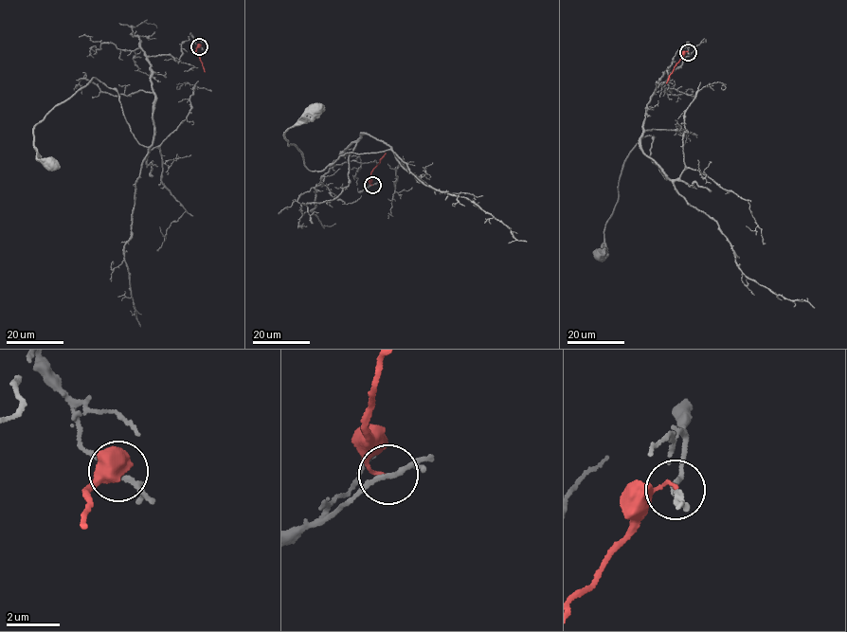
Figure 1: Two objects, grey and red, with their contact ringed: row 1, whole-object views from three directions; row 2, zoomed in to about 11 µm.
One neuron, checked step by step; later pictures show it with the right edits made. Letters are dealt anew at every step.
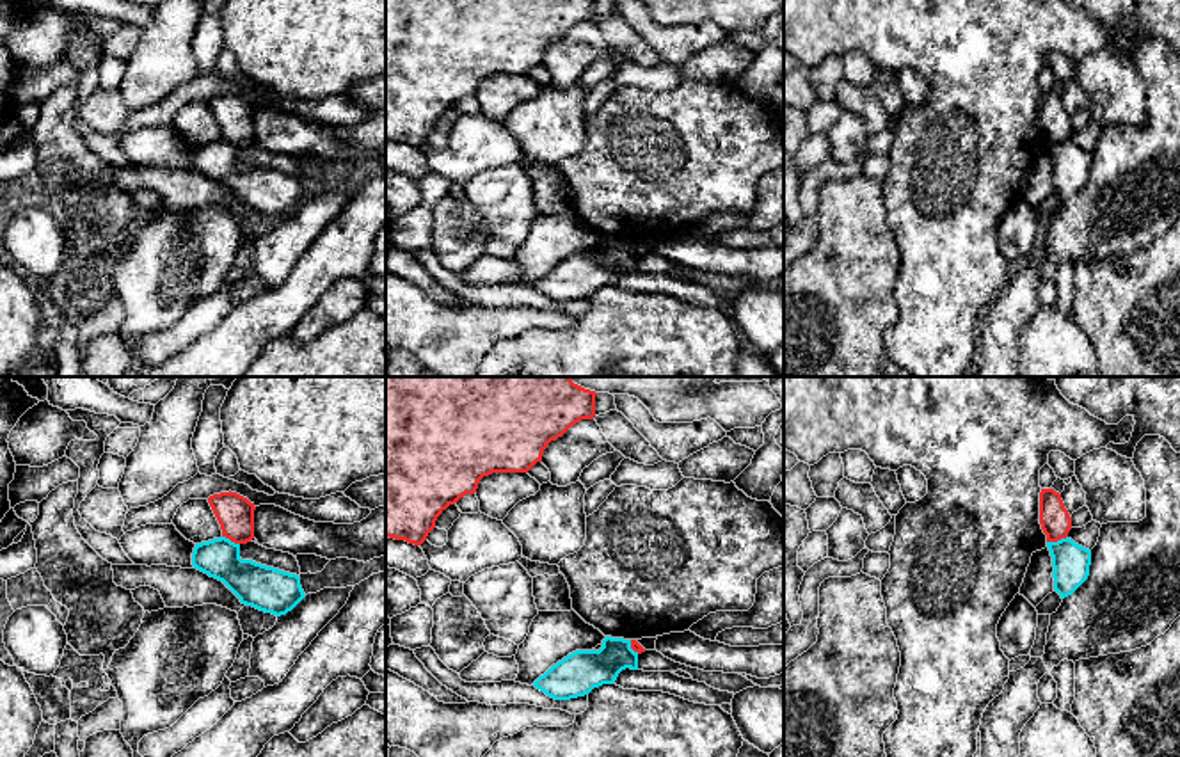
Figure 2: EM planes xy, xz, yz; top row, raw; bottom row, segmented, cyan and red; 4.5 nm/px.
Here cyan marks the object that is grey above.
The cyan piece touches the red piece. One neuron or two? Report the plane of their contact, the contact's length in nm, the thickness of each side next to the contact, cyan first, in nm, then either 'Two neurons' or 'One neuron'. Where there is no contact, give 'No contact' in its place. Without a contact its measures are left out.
Touches cyan in yz. Shared border 100 nm. Thickness 170 nm (cyan) against 140 nm. Two neurons

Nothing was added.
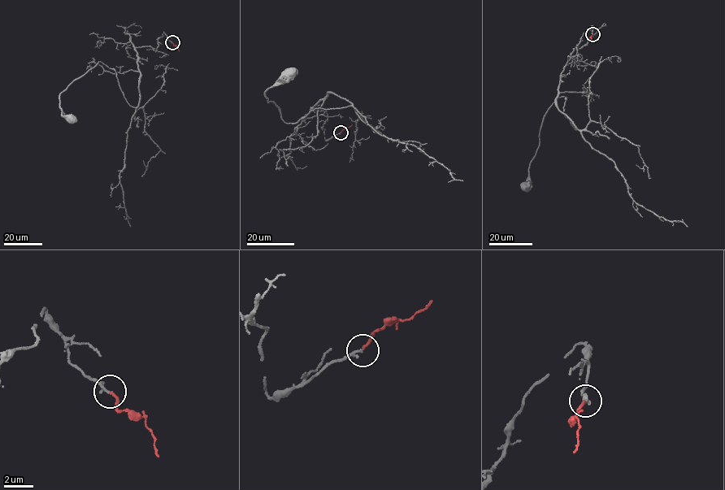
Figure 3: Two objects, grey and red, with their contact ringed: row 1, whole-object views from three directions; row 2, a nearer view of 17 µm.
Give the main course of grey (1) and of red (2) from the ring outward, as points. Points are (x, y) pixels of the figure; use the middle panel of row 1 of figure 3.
1: (340, 132), (325, 140), (327, 116), (306, 116), (332, 92), (352, 104), (282, 120), (265, 93), (289, 72)
2: (340, 132), (352, 125)

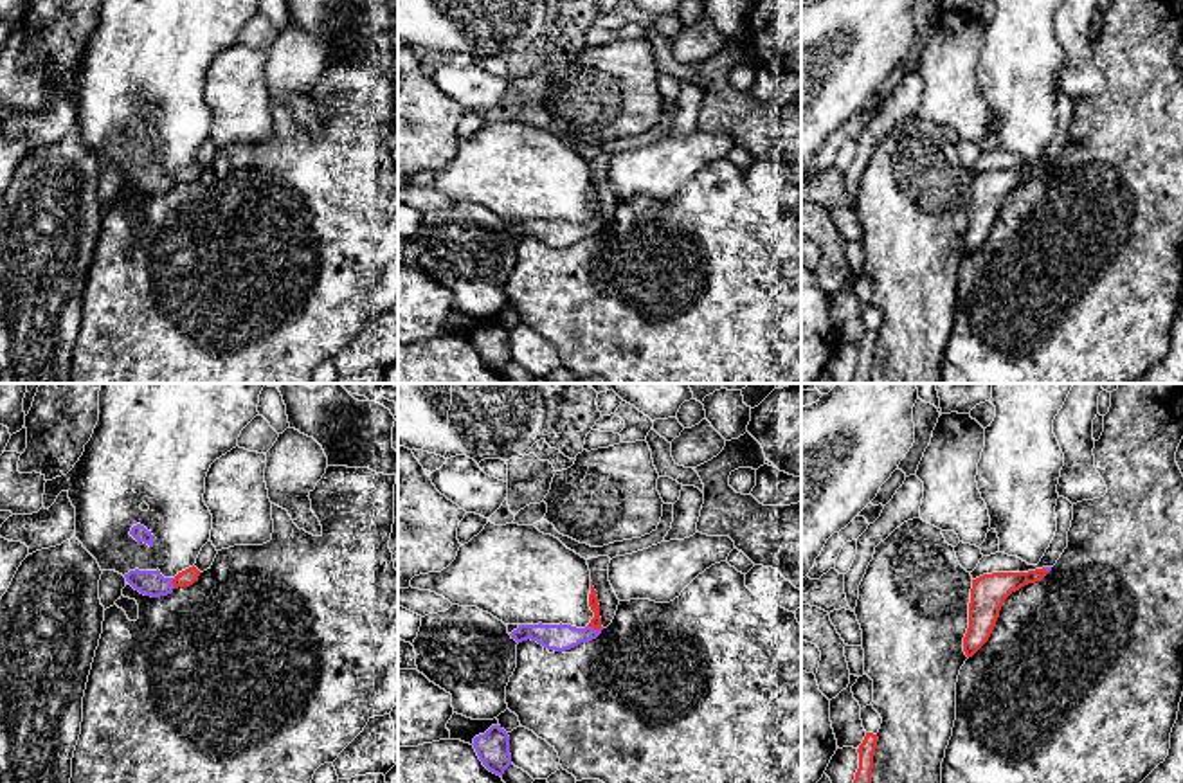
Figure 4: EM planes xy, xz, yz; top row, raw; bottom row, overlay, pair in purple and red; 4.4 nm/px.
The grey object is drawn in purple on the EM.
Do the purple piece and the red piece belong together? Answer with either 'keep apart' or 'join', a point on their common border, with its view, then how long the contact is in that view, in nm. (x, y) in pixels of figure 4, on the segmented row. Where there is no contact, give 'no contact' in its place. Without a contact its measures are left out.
join | xz (593, 629) | 70 nm

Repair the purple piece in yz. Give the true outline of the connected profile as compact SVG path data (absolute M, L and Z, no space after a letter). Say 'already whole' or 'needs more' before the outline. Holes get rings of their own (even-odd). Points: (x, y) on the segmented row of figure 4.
needs more; M1052 567L1028 572L992 572L972 580L969 603L969 628L963 652L972 657L990 637L1005 599L1028 583L1041 581Z

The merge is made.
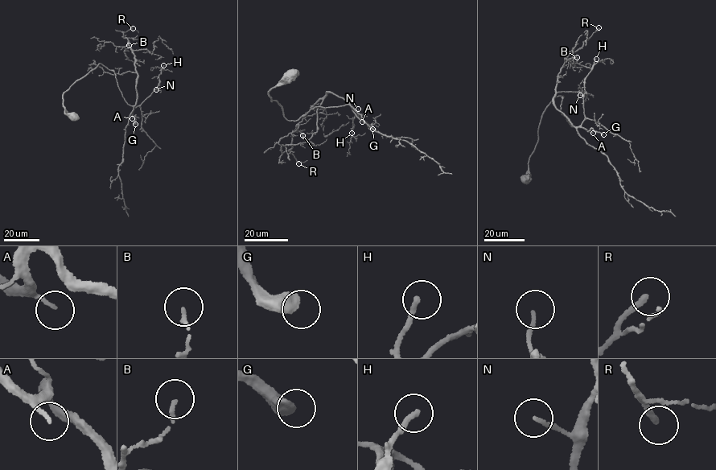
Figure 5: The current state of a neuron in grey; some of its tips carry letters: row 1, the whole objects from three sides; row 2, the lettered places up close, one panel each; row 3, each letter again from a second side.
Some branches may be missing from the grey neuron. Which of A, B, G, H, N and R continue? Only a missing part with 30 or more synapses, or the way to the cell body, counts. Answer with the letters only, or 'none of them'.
G, H, R

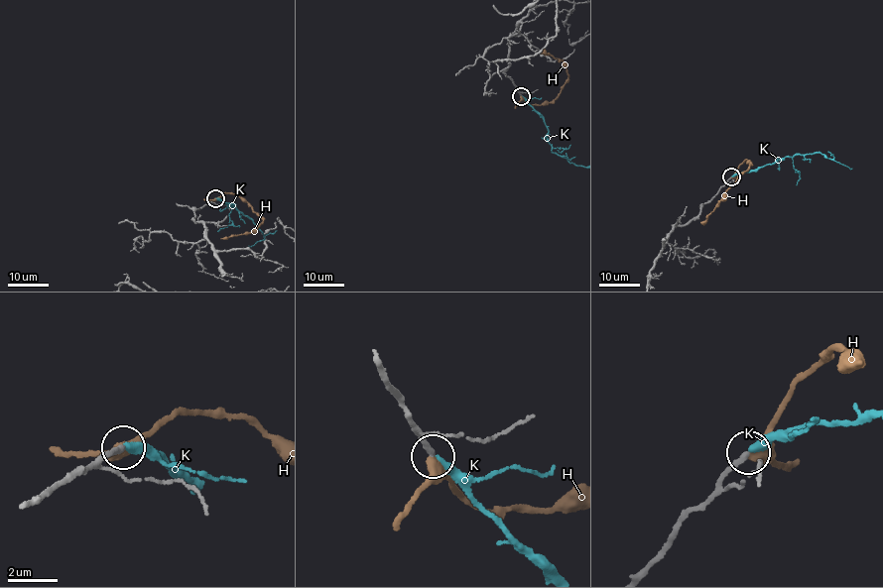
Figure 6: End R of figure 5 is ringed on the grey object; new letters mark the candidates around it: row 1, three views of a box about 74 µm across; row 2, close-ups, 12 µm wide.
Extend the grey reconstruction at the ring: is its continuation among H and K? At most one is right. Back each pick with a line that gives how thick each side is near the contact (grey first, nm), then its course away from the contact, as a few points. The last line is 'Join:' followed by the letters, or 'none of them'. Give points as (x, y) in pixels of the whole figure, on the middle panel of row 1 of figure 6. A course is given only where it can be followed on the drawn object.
K: 220/300 nm
Join: K

